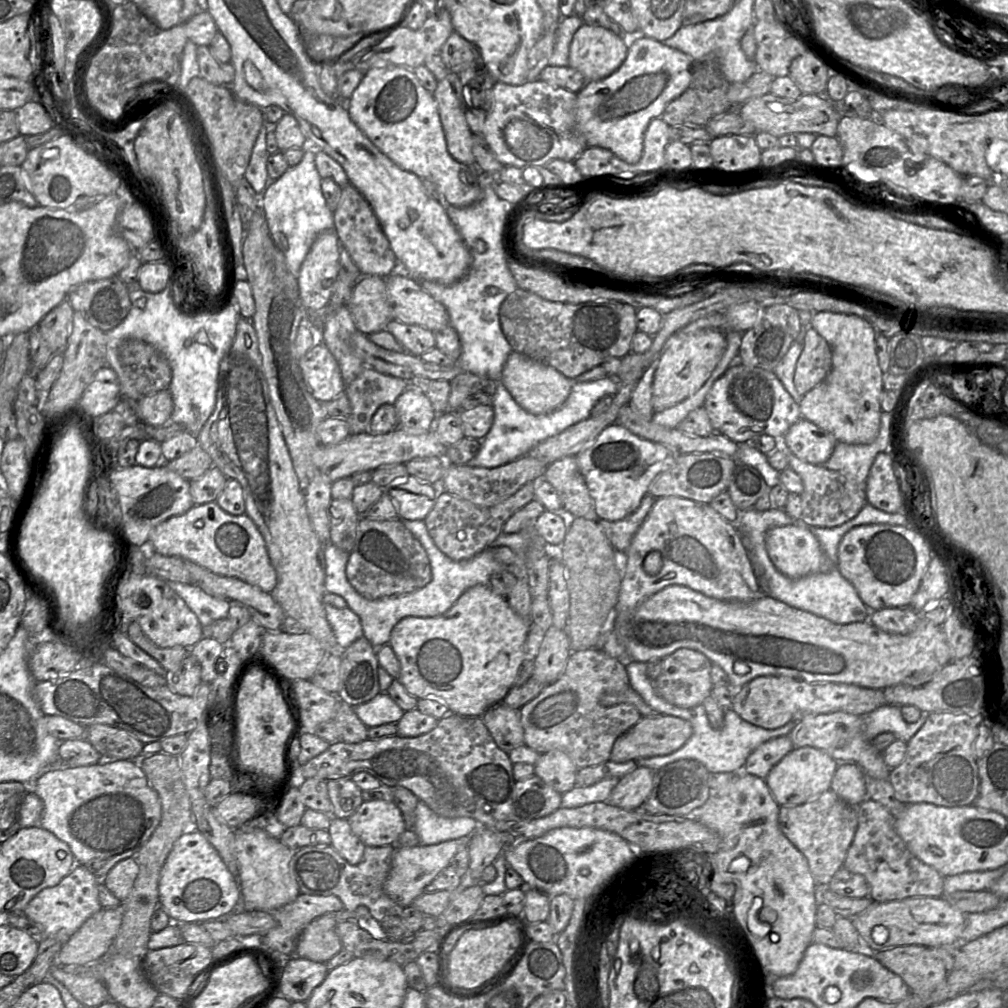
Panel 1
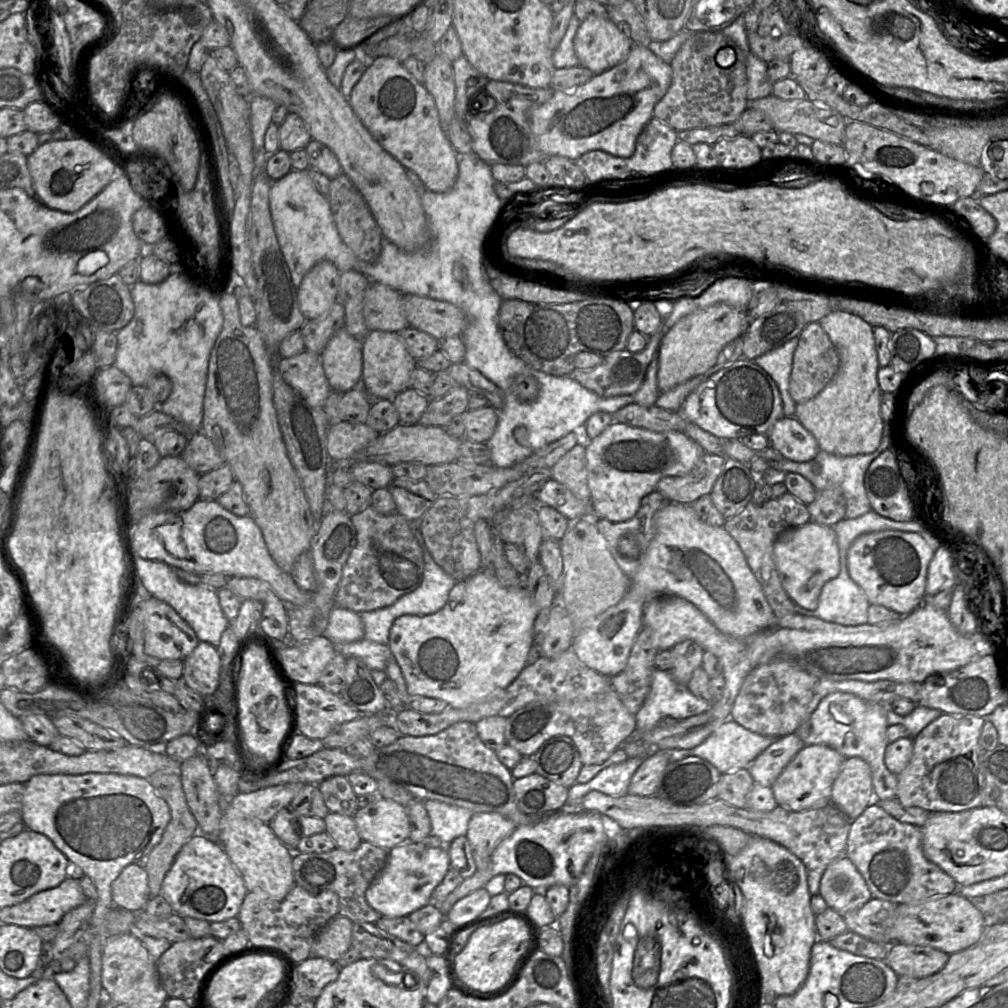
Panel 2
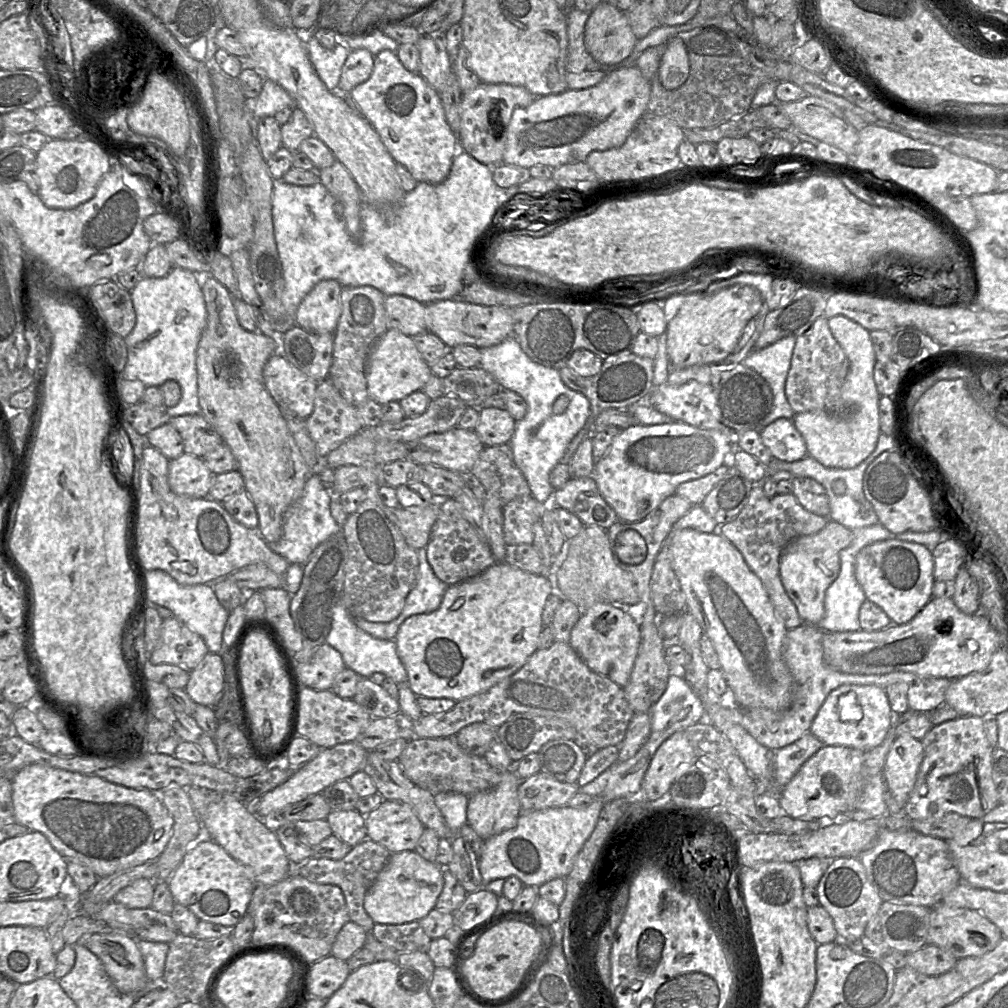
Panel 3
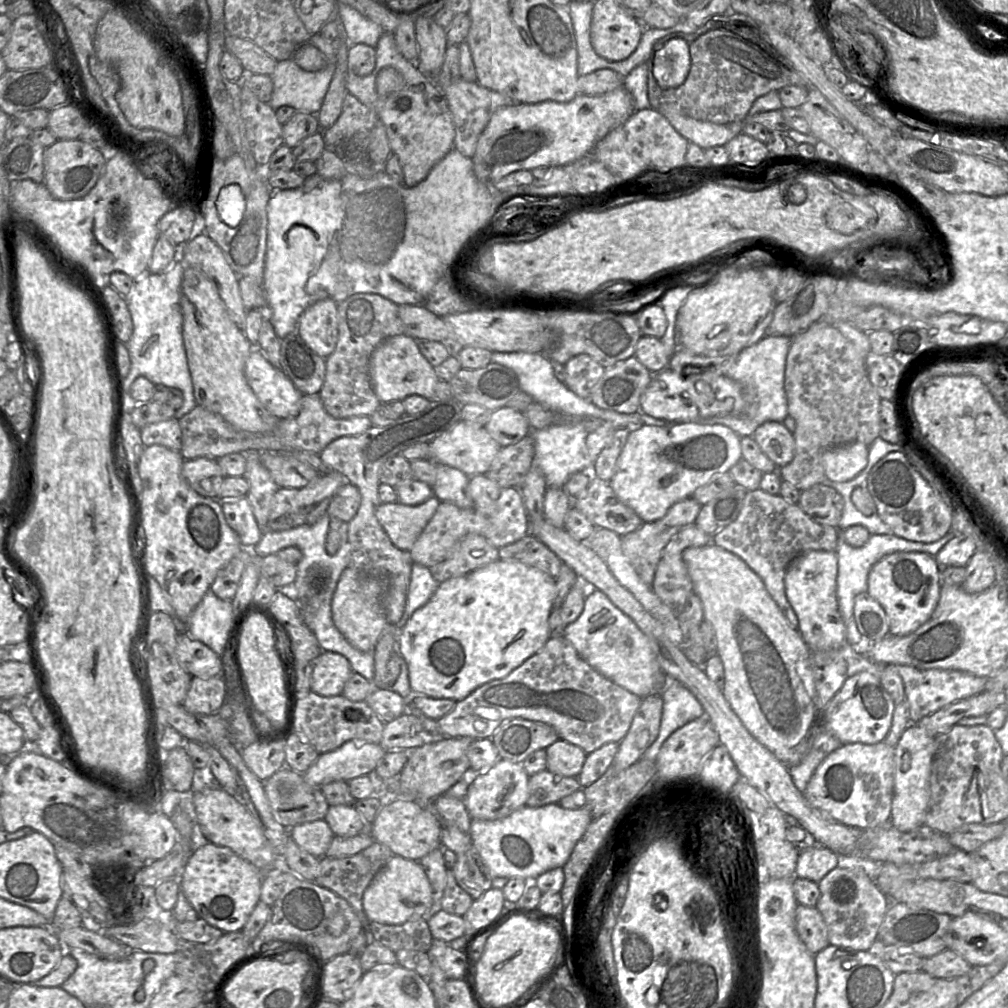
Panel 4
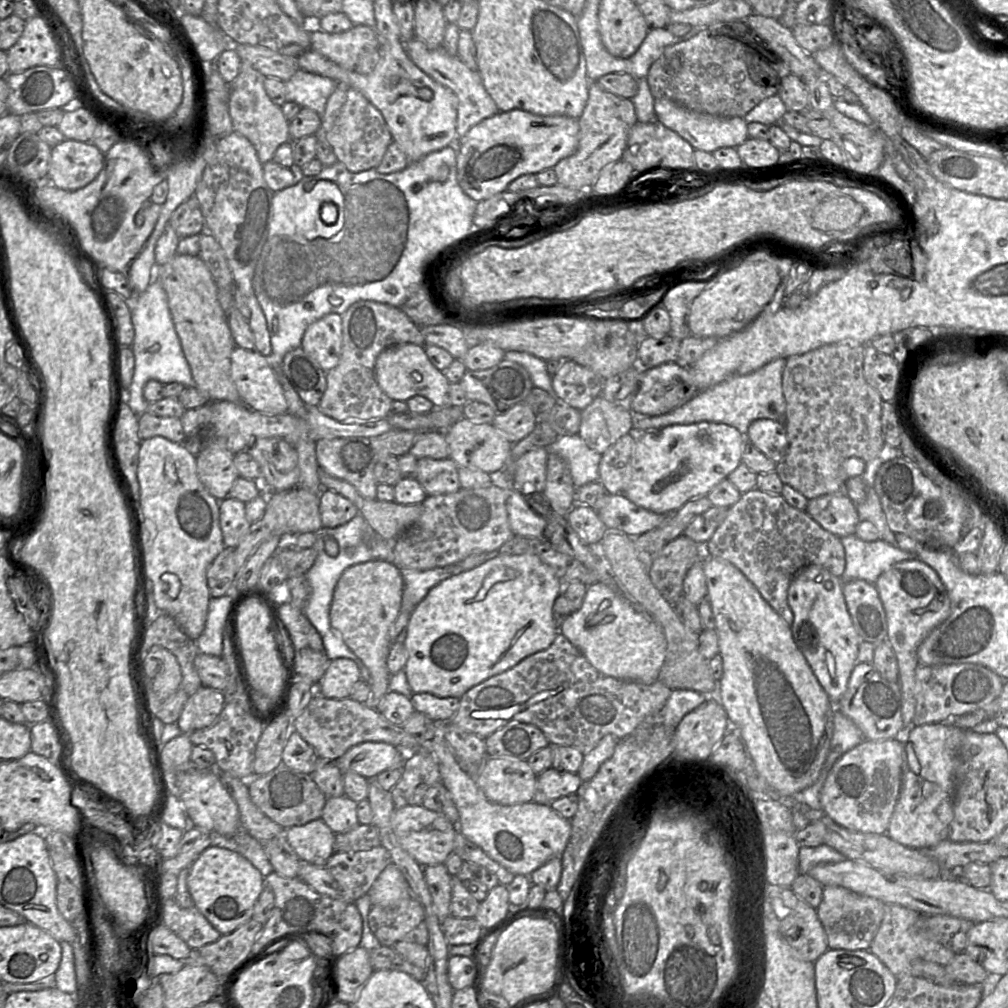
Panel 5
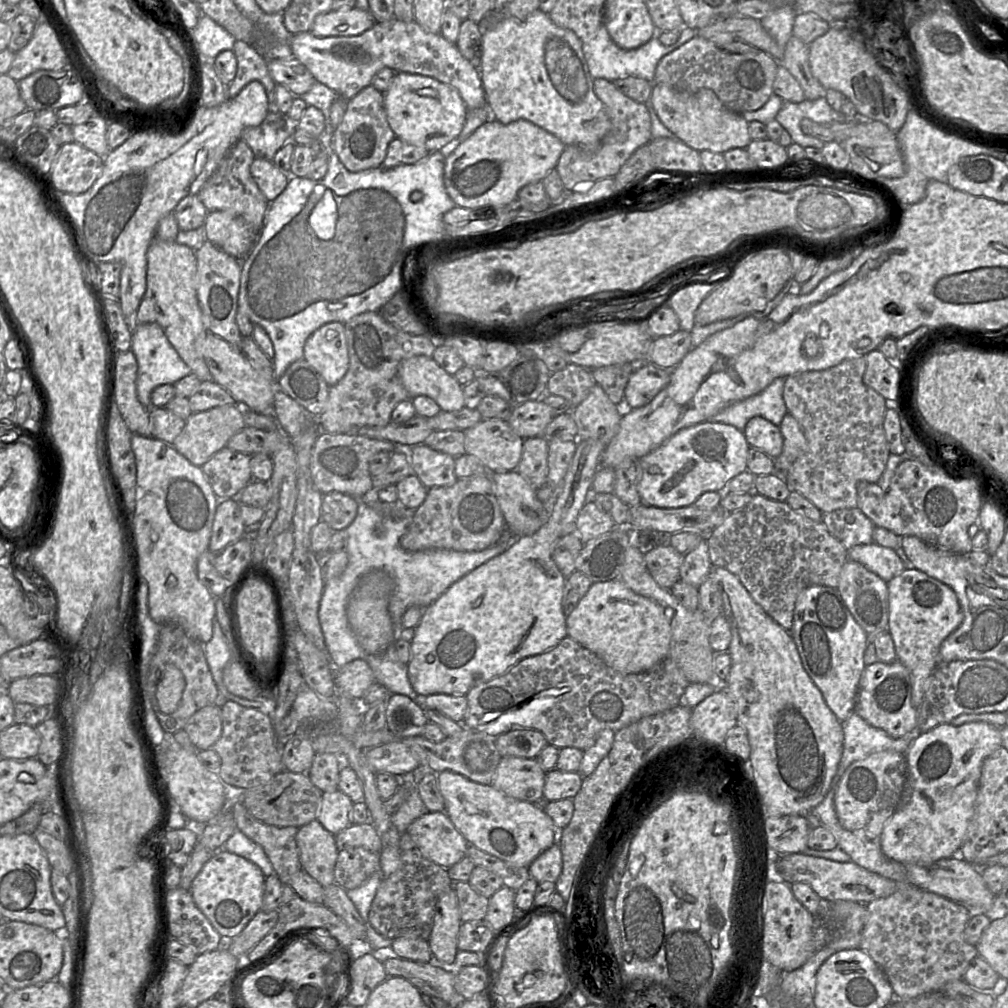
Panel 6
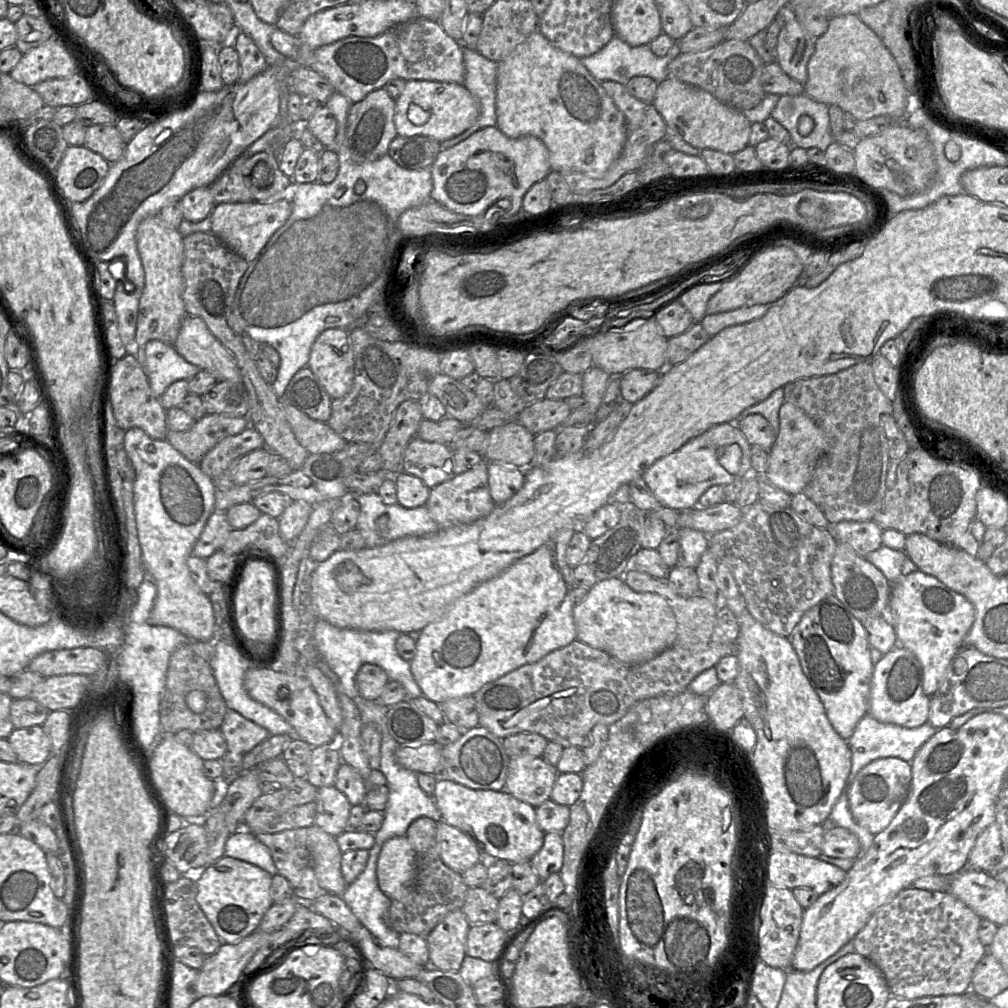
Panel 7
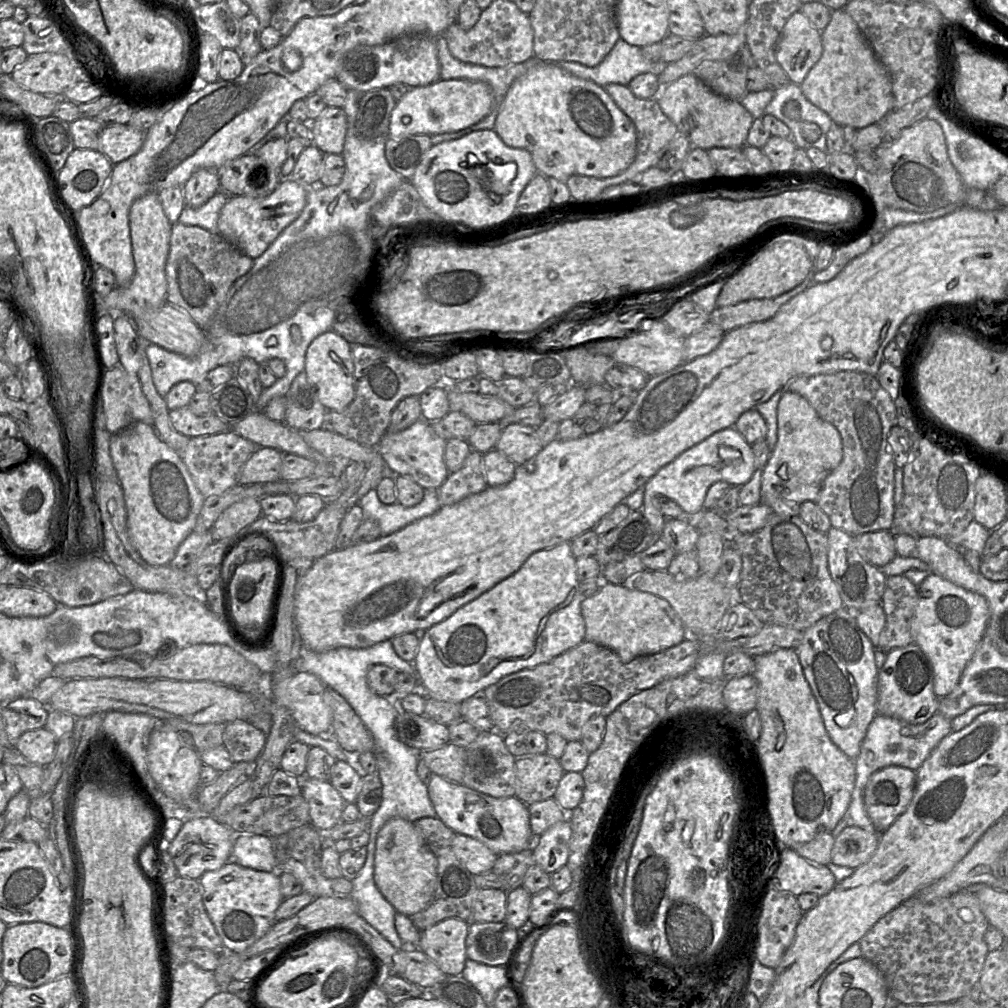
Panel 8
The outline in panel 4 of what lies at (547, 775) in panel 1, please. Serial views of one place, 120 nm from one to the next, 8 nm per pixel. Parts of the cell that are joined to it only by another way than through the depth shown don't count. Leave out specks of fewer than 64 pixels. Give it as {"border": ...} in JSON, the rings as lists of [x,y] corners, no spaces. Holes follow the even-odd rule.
{"border":[[[558,739],[546,748],[546,769],[564,777],[578,777],[587,753],[580,747]]]}

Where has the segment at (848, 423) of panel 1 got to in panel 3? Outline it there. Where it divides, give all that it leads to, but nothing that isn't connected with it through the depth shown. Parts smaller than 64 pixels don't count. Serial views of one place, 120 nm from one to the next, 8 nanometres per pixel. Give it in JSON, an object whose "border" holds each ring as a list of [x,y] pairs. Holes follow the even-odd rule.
{"border":[[[835,315],[828,319],[830,330],[849,360],[849,370],[841,390],[843,408],[838,411],[811,410],[792,418],[803,436],[808,455],[828,468],[851,469],[863,462],[875,449],[881,433],[880,395],[874,381],[876,354],[870,331],[857,322]]]}

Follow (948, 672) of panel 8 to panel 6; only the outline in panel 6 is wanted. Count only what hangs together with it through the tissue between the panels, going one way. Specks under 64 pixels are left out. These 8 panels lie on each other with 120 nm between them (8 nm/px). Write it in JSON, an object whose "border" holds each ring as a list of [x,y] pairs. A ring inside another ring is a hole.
{"border":[[[905,569],[887,582],[888,631],[894,642],[896,658],[909,671],[912,704],[918,709],[928,687],[928,679],[939,662],[940,645],[963,621],[963,612],[954,591],[946,584],[917,569]]]}

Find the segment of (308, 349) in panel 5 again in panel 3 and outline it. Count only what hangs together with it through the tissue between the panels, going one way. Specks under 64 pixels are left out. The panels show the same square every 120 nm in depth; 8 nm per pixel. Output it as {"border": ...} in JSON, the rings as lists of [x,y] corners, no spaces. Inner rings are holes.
{"border":[[[322,280],[304,297],[296,310],[296,325],[314,334],[334,333],[341,315],[342,285]]]}

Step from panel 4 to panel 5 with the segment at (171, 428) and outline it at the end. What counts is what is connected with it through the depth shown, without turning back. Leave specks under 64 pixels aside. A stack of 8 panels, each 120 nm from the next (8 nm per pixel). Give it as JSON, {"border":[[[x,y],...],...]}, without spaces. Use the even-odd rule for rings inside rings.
{"border":[[[148,412],[138,416],[138,436],[141,440],[161,436],[177,444],[186,441],[181,419],[159,417]]]}

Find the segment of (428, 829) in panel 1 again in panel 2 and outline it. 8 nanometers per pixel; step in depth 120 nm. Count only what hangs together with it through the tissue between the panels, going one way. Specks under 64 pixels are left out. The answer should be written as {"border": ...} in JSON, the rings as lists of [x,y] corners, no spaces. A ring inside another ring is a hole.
{"border":[[[425,800],[423,805],[431,822],[430,835],[437,836],[444,845],[466,835],[472,811],[437,800]]]}

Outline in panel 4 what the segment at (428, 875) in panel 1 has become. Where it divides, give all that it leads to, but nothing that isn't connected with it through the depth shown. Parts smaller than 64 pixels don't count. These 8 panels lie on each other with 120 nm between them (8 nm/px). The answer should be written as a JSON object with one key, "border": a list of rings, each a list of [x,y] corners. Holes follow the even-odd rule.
{"border":[[[392,855],[365,889],[362,906],[369,922],[385,925],[401,925],[426,918],[437,907],[435,893],[419,861],[395,855]]]}

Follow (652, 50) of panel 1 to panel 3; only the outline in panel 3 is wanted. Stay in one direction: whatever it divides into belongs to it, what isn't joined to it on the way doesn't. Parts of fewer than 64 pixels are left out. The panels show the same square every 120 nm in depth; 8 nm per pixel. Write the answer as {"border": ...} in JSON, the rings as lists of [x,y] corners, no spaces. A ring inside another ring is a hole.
{"border":[[[635,65],[617,66],[607,72],[604,79],[595,86],[581,89],[567,89],[563,93],[538,96],[527,107],[516,107],[506,129],[506,147],[502,163],[530,168],[544,164],[556,168],[563,164],[584,162],[592,151],[618,148],[647,111],[651,84]]]}

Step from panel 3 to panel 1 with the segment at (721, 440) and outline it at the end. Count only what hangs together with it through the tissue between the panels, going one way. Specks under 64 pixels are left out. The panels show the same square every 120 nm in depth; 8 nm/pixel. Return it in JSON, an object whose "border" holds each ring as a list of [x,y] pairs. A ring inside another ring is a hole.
{"border":[[[617,422],[605,428],[576,458],[596,514],[607,521],[618,521],[634,512],[653,479],[672,468],[676,460],[664,445],[640,438]]]}

